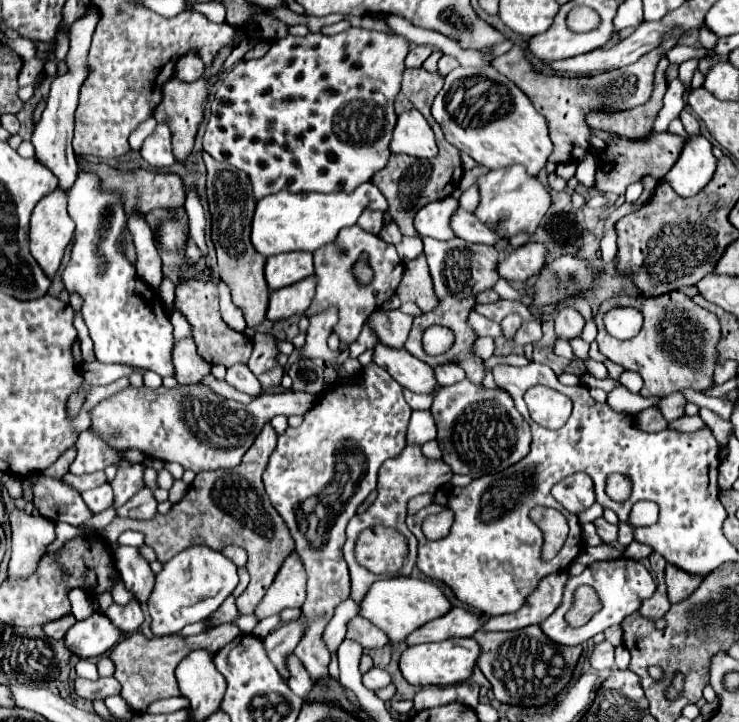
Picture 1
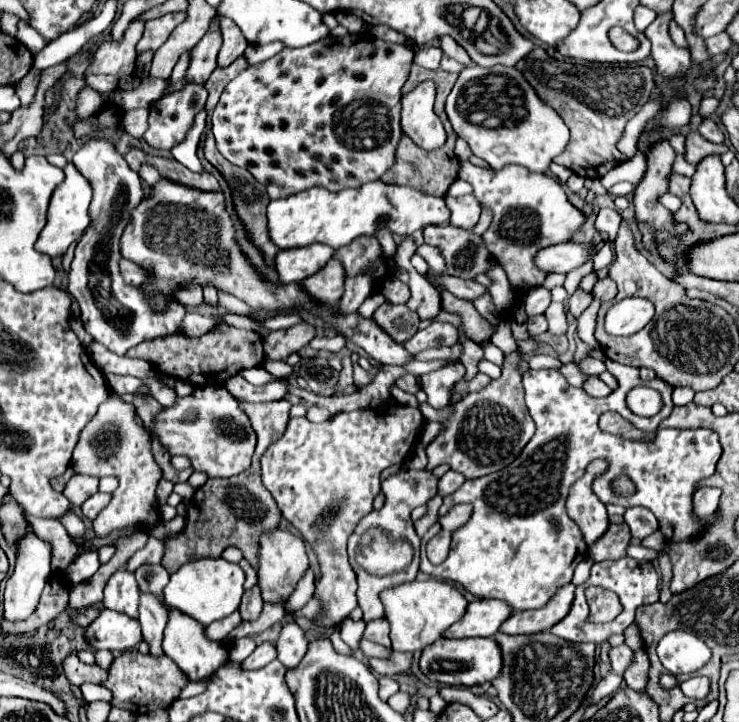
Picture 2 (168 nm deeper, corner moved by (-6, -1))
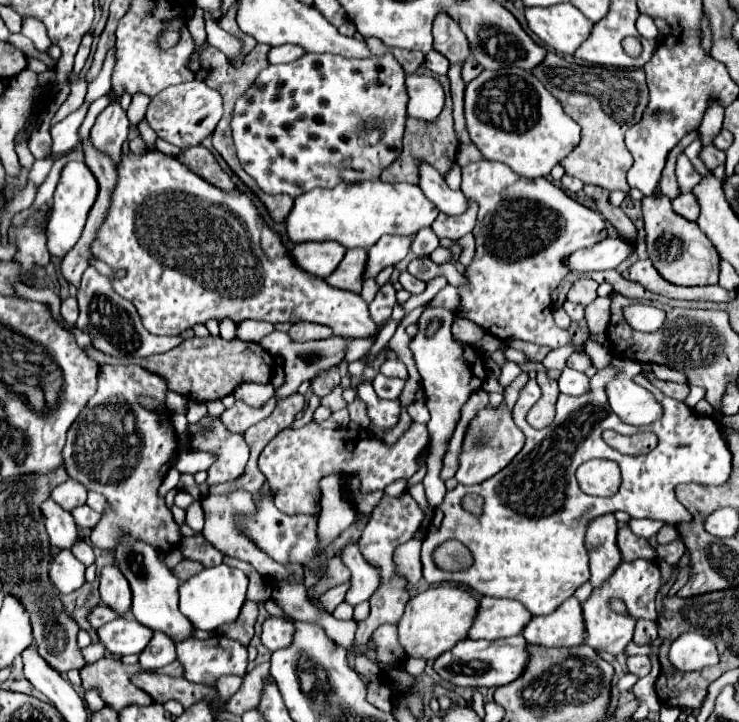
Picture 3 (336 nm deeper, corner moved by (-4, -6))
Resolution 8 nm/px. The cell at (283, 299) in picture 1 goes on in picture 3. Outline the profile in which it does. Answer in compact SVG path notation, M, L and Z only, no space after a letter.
M361 247L347 251L339 267L325 281L333 287L361 293L361 281L363 281L361 275L365 271L365 257L367 257L367 251L361 251Z

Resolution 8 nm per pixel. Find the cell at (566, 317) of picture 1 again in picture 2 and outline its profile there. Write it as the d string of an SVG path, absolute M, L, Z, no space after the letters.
M577 290L577 292L569 298L569 314L577 320L577 318L581 316L581 312L583 312L589 304L591 304L591 296Z

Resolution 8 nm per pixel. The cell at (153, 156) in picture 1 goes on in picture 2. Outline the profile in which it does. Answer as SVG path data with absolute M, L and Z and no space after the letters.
M187 84L183 90L159 98L151 106L149 130L143 140L159 152L169 152L185 138L193 116L205 106L205 100L207 90L199 84Z

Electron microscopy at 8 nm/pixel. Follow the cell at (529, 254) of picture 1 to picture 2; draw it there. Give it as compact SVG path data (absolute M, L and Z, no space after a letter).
M573 242L547 246L539 250L539 254L535 254L535 266L545 274L549 272L565 274L587 260L589 248L591 244L573 244Z

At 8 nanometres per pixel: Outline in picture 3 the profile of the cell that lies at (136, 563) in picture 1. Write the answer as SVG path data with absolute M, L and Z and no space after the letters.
M161 631L153 633L153 639L145 647L145 651L139 655L139 665L143 669L161 669L167 663L175 661L175 645L167 635L161 635Z

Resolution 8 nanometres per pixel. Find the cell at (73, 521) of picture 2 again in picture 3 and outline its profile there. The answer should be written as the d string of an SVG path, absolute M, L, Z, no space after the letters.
M85 541L75 543L75 547L73 547L71 551L73 551L73 555L75 555L75 557L85 565L85 567L89 567L89 565L93 565L93 563L95 563L93 549L91 549L91 545L87 545Z

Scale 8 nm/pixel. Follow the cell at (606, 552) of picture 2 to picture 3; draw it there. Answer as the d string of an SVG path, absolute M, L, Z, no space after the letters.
M629 527L619 529L619 537L617 537L623 561L635 561L635 559L655 559L657 551L653 545L649 545L647 539L641 539L637 535L633 535L633 531Z

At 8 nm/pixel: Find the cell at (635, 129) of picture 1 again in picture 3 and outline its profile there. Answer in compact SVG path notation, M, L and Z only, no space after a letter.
M649 195L643 199L643 219L647 231L647 253L653 267L661 273L661 277L675 285L715 285L719 279L719 255L705 237L705 233L697 227L697 223L687 221L677 215L667 197Z

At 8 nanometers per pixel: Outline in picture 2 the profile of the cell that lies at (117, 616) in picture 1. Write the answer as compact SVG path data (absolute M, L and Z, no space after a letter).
M119 570L111 576L111 580L105 586L105 608L123 612L131 618L139 618L137 604L139 604L139 586L135 582L135 576L127 570Z

